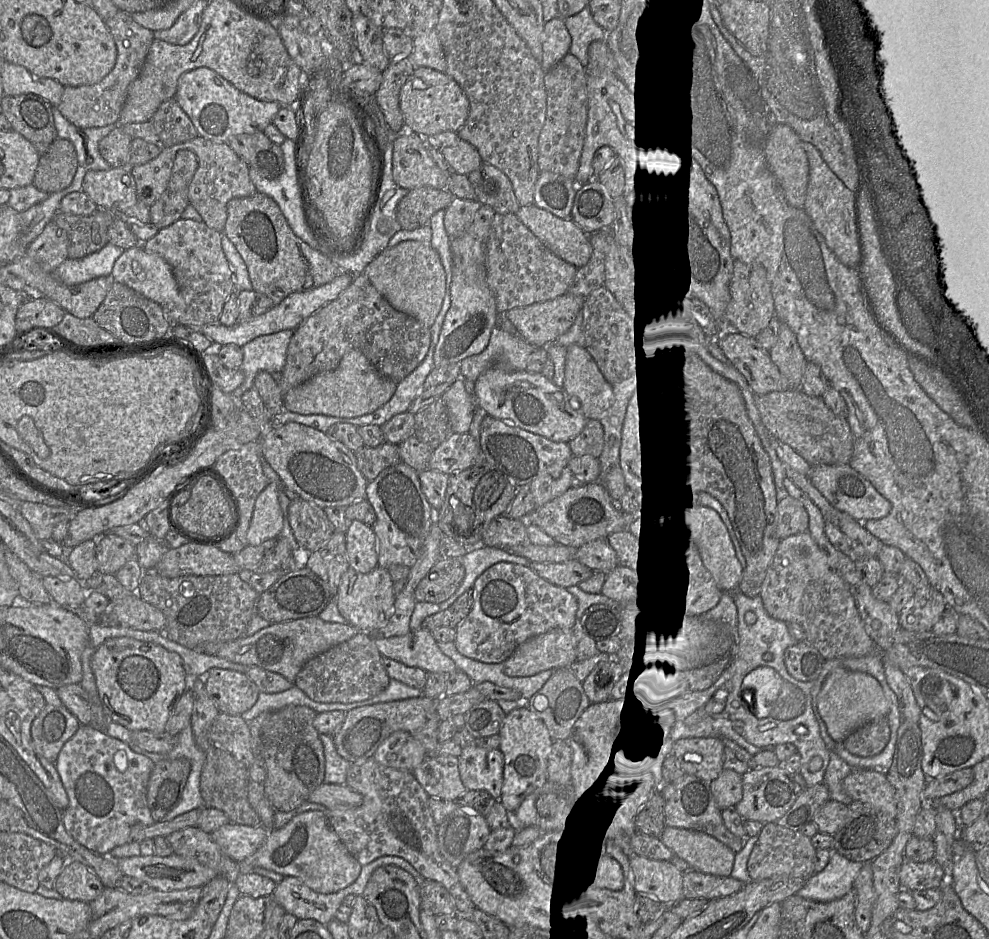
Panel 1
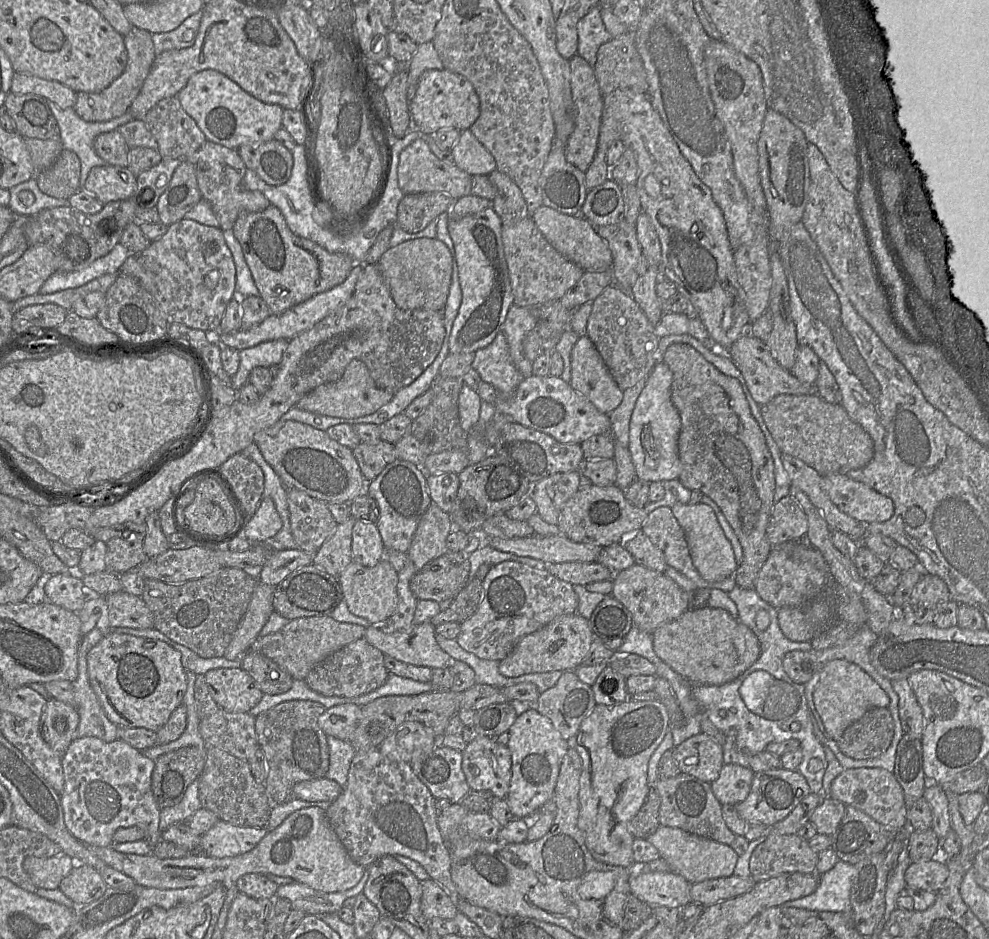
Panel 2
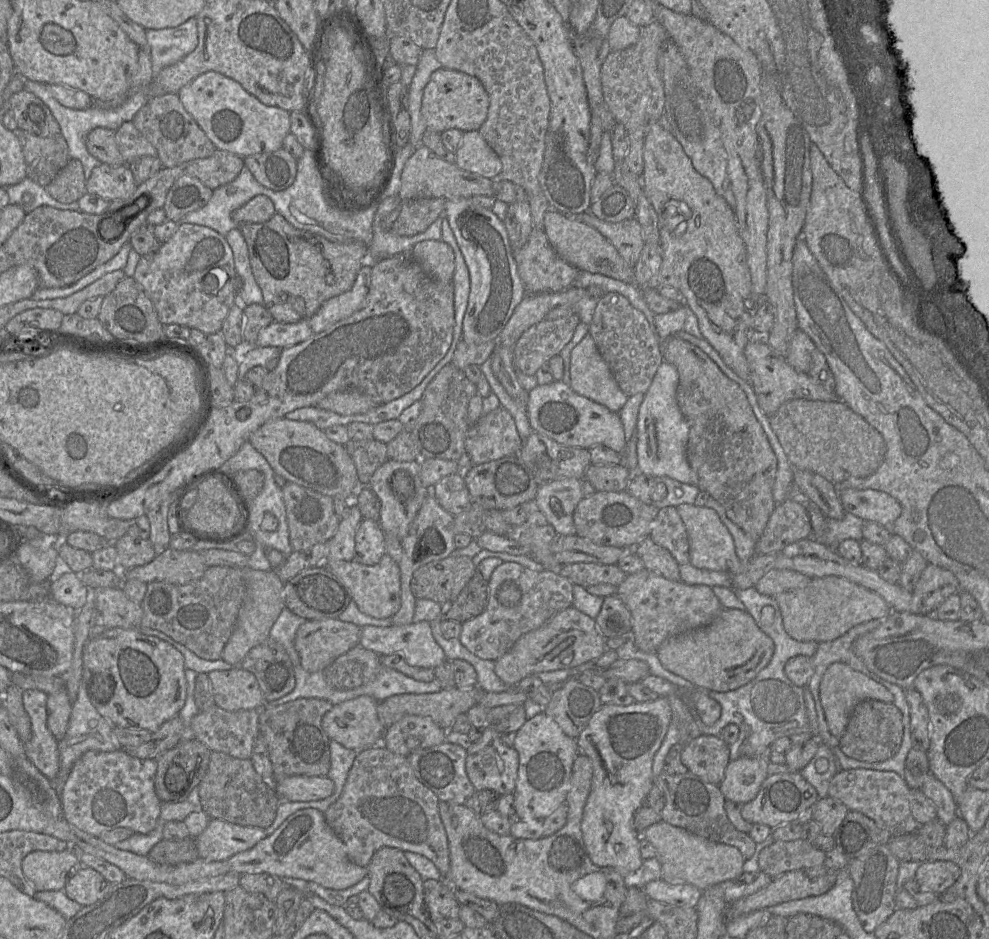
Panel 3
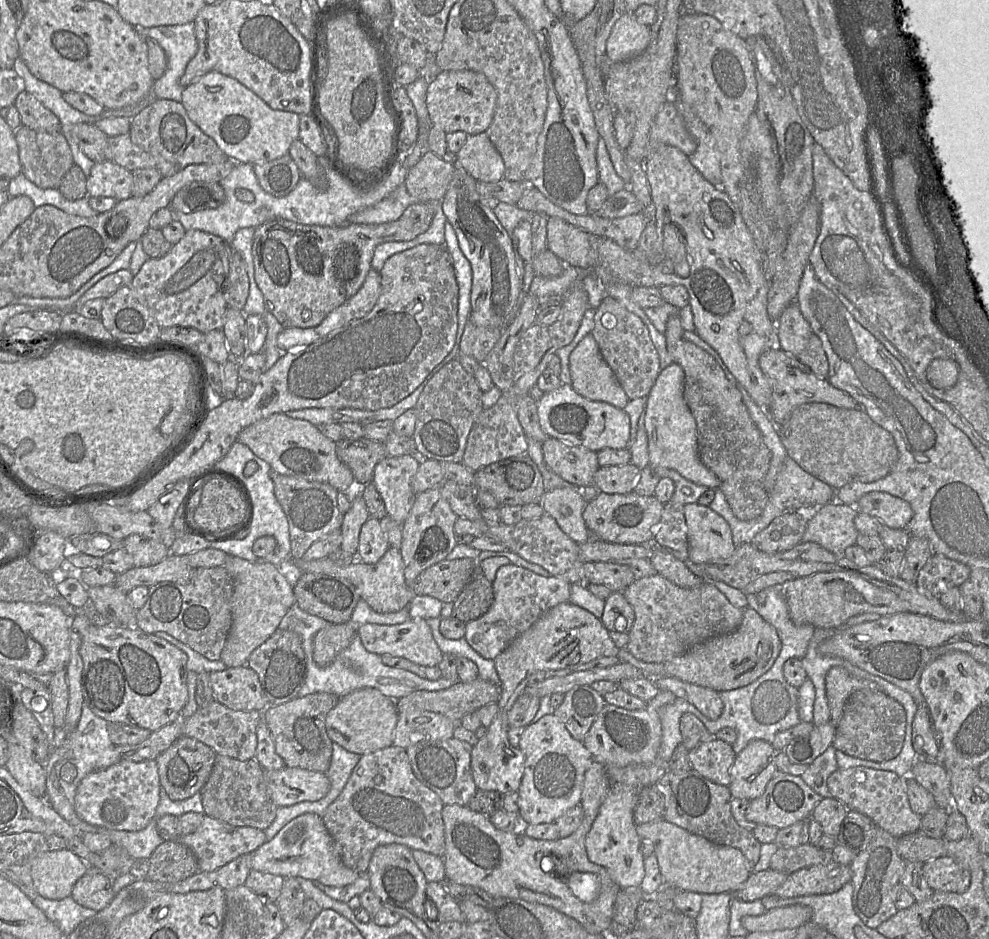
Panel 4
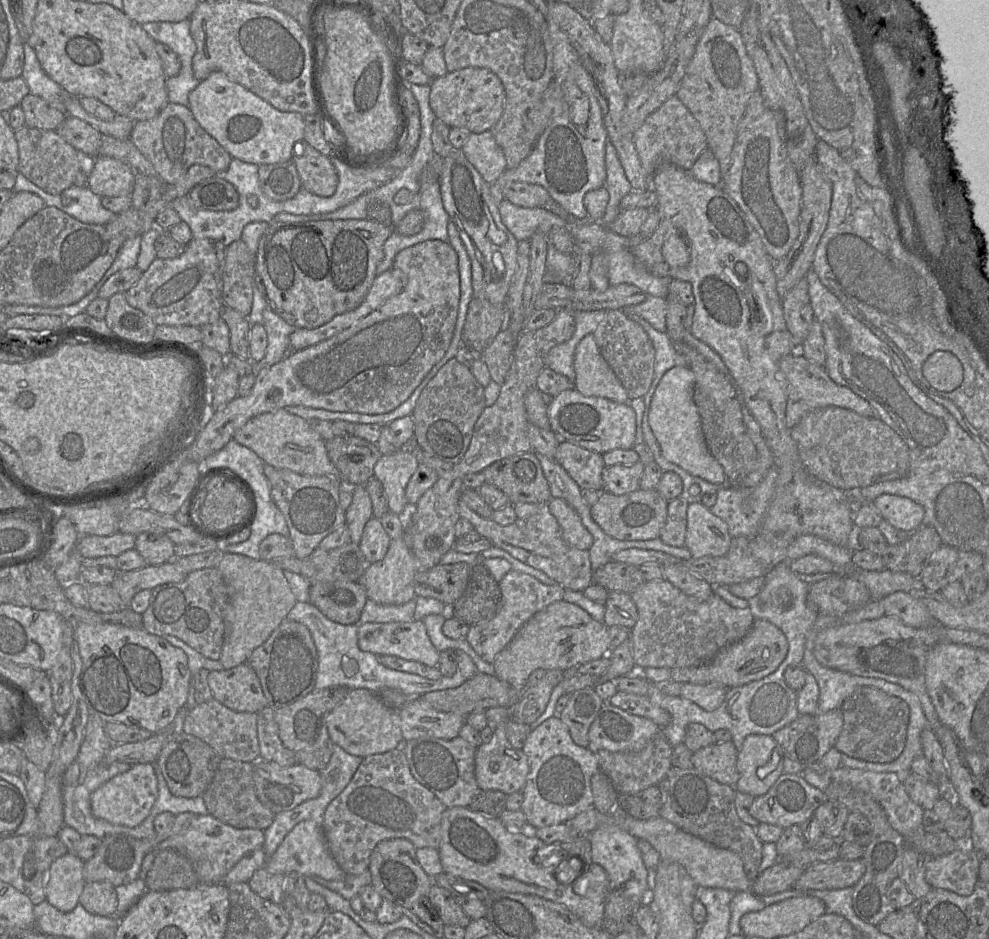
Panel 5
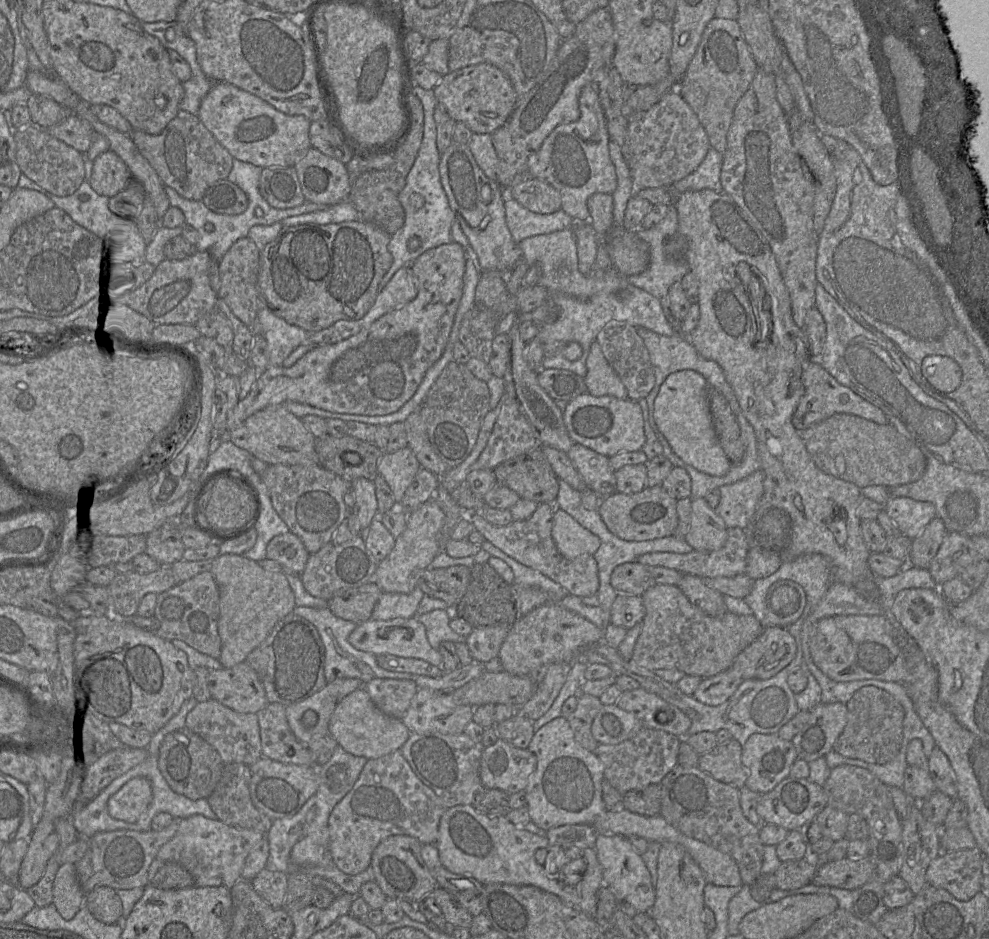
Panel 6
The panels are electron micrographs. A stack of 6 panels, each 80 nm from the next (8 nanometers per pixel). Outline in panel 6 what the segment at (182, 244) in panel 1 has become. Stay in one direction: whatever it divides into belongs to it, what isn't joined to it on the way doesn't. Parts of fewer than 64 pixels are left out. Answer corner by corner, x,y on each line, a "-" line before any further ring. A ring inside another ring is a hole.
196,251
182,260
164,259
155,267
151,278
136,290
123,296
134,311
148,318
155,326
195,323
216,309
220,289
219,262
207,251

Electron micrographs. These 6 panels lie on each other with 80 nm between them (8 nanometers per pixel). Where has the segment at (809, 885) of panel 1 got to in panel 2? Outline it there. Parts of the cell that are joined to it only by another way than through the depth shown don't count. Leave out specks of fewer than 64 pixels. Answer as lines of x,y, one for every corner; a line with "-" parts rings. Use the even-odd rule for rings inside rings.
839,859
832,869
820,875
819,885
815,892
788,901
781,907
852,913
850,893
855,870
855,865

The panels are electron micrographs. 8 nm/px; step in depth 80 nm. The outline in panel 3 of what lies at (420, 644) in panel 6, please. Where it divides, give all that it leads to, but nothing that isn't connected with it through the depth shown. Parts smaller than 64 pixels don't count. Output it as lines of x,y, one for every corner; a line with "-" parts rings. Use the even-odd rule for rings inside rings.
427,621
388,627
366,625
361,629
359,644
381,657
397,655
409,665
420,668
434,669
447,659
443,649
434,639
430,622

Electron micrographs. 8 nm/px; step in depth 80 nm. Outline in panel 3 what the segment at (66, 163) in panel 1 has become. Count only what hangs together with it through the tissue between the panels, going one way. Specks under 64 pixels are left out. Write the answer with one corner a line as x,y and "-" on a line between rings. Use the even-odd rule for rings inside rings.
71,158
55,178
44,187
47,193
62,203
77,202
86,190
86,179
81,161

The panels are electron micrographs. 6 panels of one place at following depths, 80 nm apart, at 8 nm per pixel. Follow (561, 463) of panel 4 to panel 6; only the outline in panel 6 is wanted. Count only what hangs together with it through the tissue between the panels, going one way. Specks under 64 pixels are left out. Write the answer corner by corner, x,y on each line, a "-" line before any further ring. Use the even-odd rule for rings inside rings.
574,443
567,455
590,490
600,497
616,492
616,478
609,457
578,443

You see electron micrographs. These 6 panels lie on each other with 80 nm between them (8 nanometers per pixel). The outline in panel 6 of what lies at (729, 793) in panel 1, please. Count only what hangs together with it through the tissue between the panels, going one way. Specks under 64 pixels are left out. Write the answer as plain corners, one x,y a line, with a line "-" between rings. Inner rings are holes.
752,734
742,745
741,760
748,772
744,784
751,791
765,794
790,776
797,753
791,741
776,734

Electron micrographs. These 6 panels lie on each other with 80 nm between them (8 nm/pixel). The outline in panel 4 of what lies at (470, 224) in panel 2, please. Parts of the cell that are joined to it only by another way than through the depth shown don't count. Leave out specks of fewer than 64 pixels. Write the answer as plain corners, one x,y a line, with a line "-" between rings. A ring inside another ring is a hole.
456,163
453,177
442,199
442,209
447,220
453,226
460,249
472,268
471,310
468,320
480,327
504,328
511,321
515,311
516,314
518,313
522,303
524,285
518,274
511,237
496,217
493,209
484,205
481,198
482,196
477,190
477,180

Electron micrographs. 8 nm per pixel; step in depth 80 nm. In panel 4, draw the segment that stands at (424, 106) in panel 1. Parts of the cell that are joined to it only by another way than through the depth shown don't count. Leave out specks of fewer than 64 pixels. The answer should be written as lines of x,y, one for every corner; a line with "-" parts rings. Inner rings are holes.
441,70
426,91
426,106
433,126
444,132
463,131
468,135
485,132
490,126
497,102
497,91
487,77
472,70

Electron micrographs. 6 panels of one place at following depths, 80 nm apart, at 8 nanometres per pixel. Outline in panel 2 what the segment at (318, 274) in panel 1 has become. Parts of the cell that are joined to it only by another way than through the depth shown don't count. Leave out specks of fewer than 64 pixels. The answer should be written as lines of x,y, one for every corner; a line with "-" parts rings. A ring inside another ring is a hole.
274,205
261,212
241,212
232,230
242,247
260,297
274,315
341,284
355,264
347,254
329,252
317,243
295,235

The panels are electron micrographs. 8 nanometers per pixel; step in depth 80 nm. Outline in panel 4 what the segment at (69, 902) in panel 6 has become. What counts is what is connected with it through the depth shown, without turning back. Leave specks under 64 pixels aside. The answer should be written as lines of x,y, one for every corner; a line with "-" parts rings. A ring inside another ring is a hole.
64,849
38,855
31,865
31,877
40,896
60,900
71,896
75,883
89,869
81,858

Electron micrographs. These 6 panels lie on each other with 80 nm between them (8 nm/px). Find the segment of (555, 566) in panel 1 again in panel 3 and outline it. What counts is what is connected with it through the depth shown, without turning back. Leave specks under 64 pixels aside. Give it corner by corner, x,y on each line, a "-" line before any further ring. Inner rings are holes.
569,563
559,567
559,575
566,577
572,584
586,588
597,584
620,585
627,574
616,564

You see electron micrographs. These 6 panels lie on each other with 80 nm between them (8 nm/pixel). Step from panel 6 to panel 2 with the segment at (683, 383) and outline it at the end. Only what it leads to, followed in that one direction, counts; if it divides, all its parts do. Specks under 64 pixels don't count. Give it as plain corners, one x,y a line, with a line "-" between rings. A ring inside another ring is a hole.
664,361
657,362
649,374
630,419
628,449
638,479
653,482
678,479
681,464
678,455
678,437
681,418
671,401
673,374

